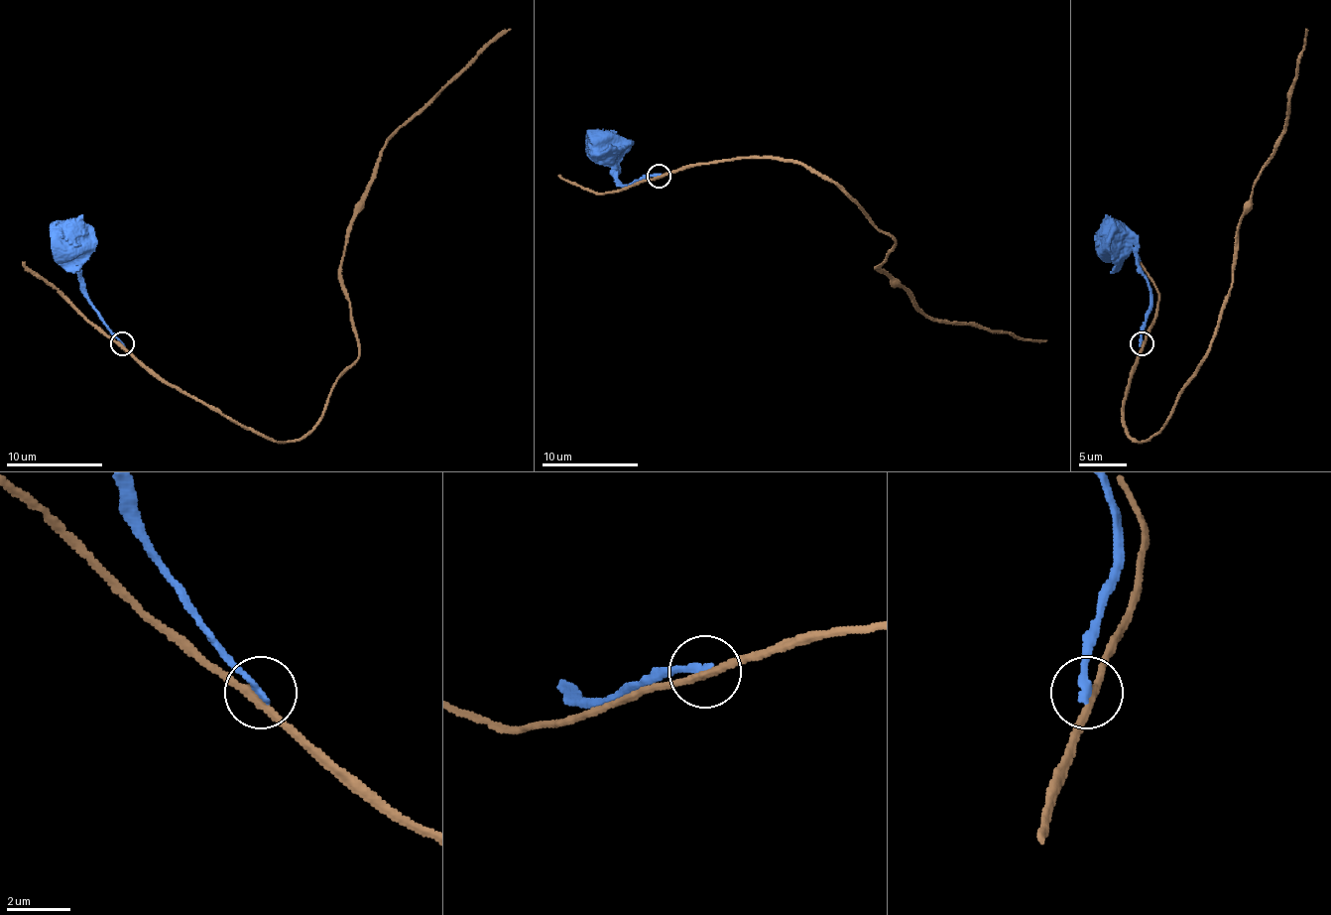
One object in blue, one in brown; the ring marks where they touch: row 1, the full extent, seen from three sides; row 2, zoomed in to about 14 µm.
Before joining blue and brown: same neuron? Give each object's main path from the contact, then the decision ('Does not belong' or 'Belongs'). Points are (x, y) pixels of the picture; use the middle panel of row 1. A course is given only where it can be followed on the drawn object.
Course of blue: (659, 176), (645, 176), (630, 185), (620, 183), (608, 166), (603, 142). Course of brown: (659, 176), (692, 164), (789, 159), (818, 171), (896, 240), (876, 267), (919, 308), (938, 321), (1047, 339). Does not belong

